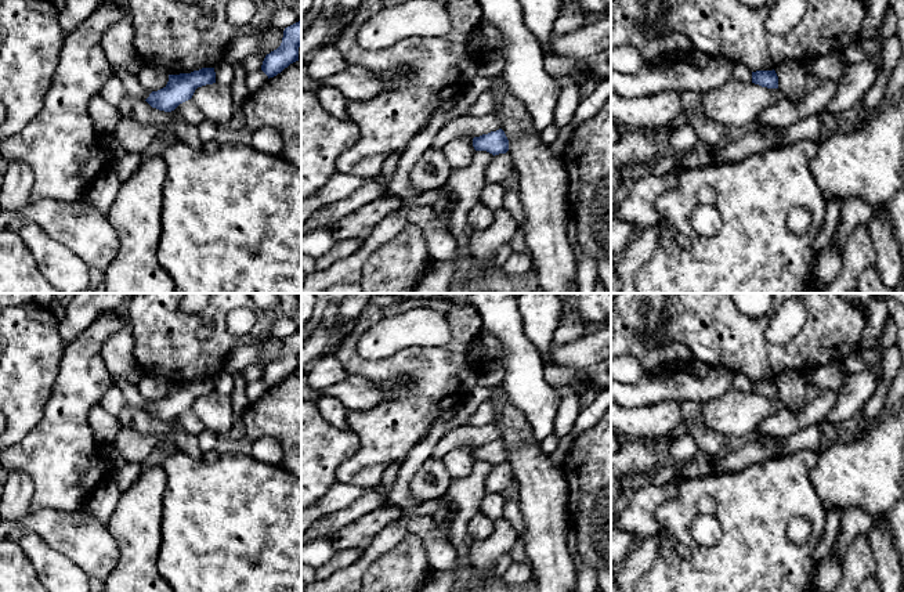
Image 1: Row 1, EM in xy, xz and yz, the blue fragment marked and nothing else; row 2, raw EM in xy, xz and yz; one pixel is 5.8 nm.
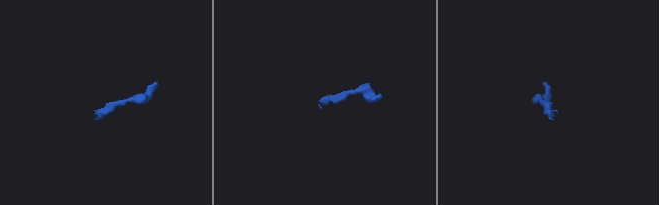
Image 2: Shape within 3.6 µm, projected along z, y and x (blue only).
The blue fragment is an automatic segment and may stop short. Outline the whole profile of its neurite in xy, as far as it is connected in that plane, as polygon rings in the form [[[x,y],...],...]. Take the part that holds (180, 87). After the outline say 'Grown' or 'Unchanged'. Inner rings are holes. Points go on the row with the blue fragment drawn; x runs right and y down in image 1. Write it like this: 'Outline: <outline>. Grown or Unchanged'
Outline: [[[202,68],[191,73],[169,75],[167,84],[152,91],[145,100],[152,108],[171,112],[180,104],[192,98],[198,87],[216,83],[214,68]]]. Unchanged

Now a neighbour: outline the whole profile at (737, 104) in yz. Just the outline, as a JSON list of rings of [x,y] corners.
[[[731,80],[726,86],[701,95],[702,111],[706,116],[724,127],[744,127],[759,124],[759,115],[780,100],[787,98],[778,89],[767,89],[755,83]]]

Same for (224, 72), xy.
[[[220,62],[216,68],[216,83],[223,86],[231,86],[235,79],[235,71],[231,64]]]

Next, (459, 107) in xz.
[[[474,76],[464,91],[442,104],[430,120],[413,136],[399,156],[391,181],[387,185],[388,196],[399,199],[402,205],[412,203],[423,191],[412,187],[409,172],[420,156],[430,148],[440,129],[458,118],[469,116],[470,107],[495,83],[495,76]]]

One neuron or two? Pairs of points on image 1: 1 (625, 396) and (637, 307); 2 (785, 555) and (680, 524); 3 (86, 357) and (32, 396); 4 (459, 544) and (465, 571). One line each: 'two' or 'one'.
1: two
2: one
3: two
4: two

